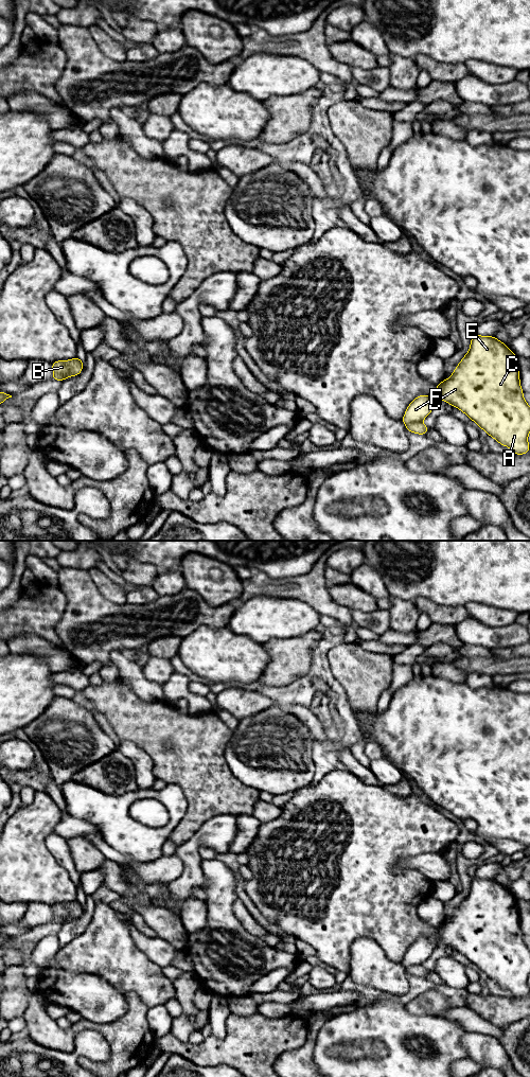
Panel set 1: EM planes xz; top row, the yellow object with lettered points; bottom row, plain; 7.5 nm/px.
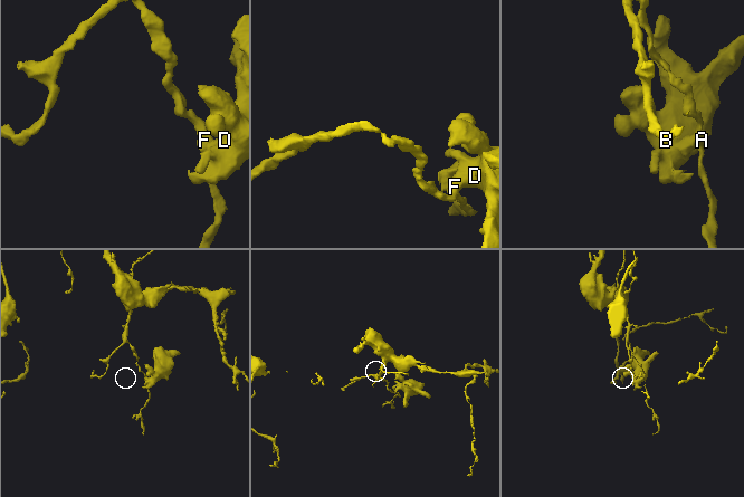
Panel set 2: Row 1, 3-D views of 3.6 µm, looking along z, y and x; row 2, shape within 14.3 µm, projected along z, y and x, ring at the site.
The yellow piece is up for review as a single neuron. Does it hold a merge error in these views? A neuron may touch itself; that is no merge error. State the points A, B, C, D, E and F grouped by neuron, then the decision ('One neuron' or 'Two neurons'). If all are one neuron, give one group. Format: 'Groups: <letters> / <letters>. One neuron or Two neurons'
Groups: A C D E F / B. Two neurons

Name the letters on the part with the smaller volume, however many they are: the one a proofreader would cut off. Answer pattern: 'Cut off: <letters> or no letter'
Cut off: A, C, D, E, F

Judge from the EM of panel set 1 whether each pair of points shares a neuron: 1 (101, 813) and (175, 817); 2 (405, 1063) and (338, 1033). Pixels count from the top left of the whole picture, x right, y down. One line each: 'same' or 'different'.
1: same
2: same

